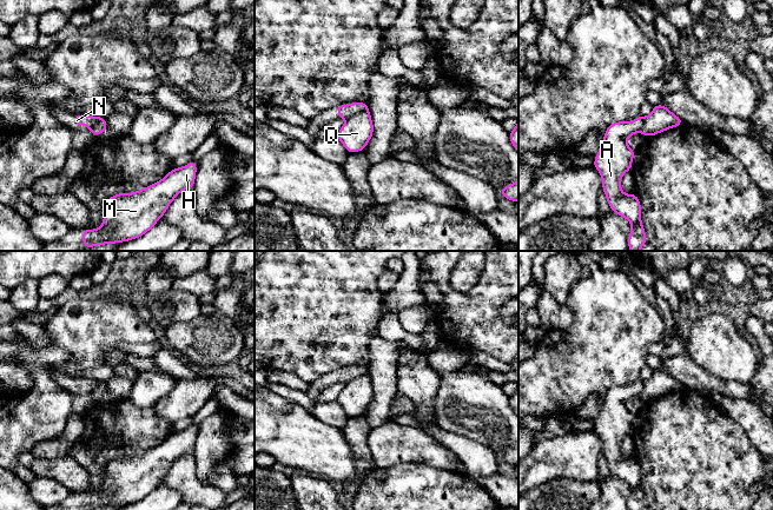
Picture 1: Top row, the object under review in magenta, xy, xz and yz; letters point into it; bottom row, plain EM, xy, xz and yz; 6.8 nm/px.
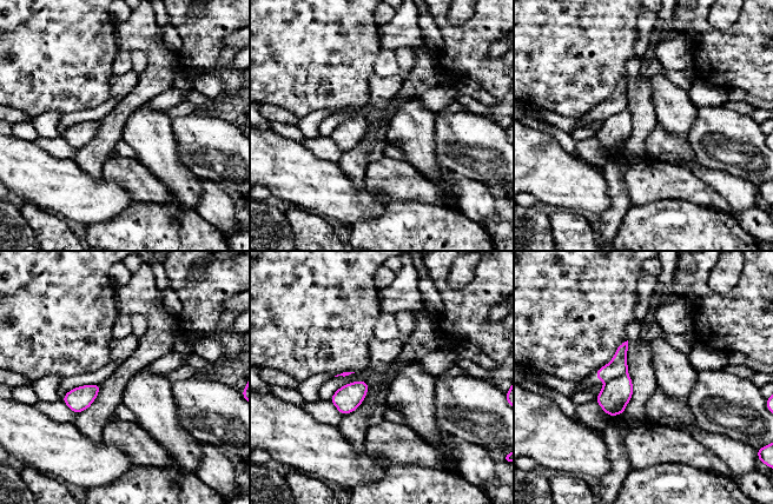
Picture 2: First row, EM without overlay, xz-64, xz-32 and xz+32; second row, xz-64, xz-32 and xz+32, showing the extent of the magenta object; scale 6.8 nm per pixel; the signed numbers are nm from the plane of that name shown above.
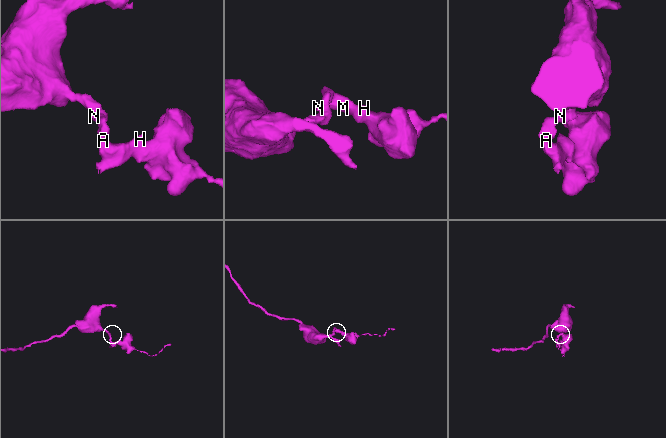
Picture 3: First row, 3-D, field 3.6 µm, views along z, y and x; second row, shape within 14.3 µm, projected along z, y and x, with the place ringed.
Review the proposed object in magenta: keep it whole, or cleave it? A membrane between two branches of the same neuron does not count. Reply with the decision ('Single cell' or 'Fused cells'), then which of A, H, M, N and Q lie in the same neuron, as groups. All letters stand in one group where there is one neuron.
Fused cells. Groups: A H M N / Q

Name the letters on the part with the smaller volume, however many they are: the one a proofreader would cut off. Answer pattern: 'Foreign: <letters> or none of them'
Foreign: A, H, M, N

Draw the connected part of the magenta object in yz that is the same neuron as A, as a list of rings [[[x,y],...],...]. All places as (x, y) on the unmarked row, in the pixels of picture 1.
[[[639,379],[632,385],[616,385],[608,390],[606,393],[602,406],[600,408],[599,416],[594,423],[593,430],[599,435],[602,442],[602,453],[606,458],[608,469],[612,475],[626,482],[630,489],[630,497],[628,501],[628,510],[643,510],[647,506],[646,495],[641,485],[641,468],[640,463],[635,457],[626,458],[621,452],[622,439],[632,433],[632,426],[634,423],[635,415],[633,415],[628,408],[627,403],[635,398],[642,396],[643,380]]]

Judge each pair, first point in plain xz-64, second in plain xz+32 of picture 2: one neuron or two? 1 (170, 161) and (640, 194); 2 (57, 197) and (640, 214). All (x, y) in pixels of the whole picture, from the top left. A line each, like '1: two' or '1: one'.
1: two
2: two

